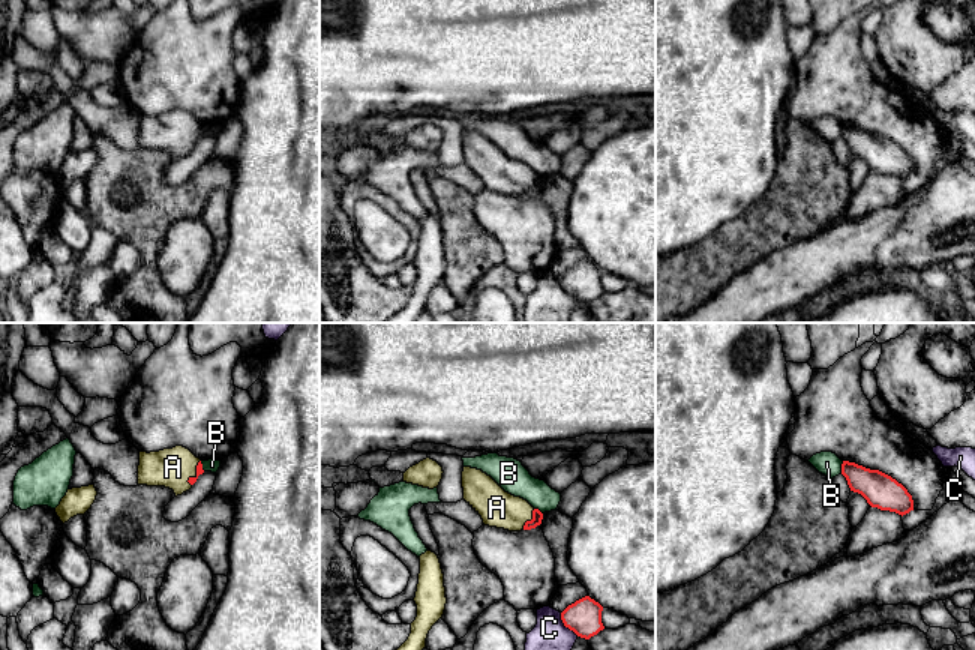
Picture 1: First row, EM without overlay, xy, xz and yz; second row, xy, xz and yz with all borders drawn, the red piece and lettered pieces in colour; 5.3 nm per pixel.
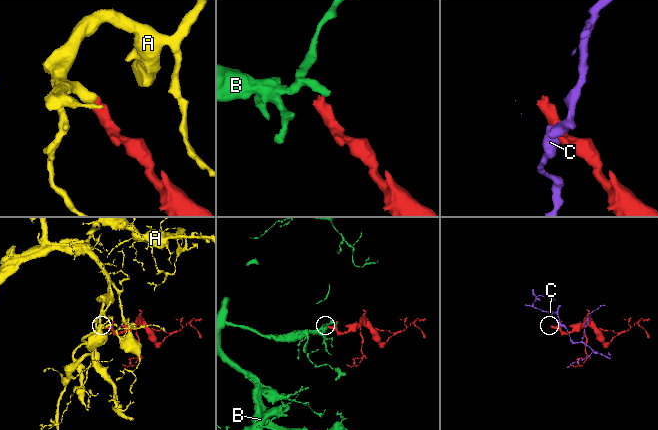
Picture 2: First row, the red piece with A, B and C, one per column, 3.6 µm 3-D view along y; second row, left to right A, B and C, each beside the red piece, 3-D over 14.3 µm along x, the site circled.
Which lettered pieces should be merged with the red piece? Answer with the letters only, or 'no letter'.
A

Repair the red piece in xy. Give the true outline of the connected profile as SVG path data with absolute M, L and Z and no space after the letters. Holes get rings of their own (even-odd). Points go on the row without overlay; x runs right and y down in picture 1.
M183 110L140 116L138 149L165 150L177 161L189 155L202 137L201 123Z

